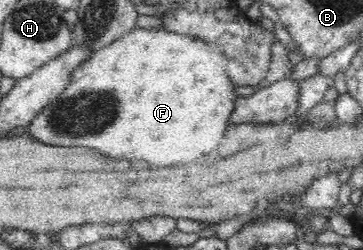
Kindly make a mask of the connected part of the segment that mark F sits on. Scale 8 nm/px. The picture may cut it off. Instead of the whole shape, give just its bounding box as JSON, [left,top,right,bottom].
[28,28,241,164]

